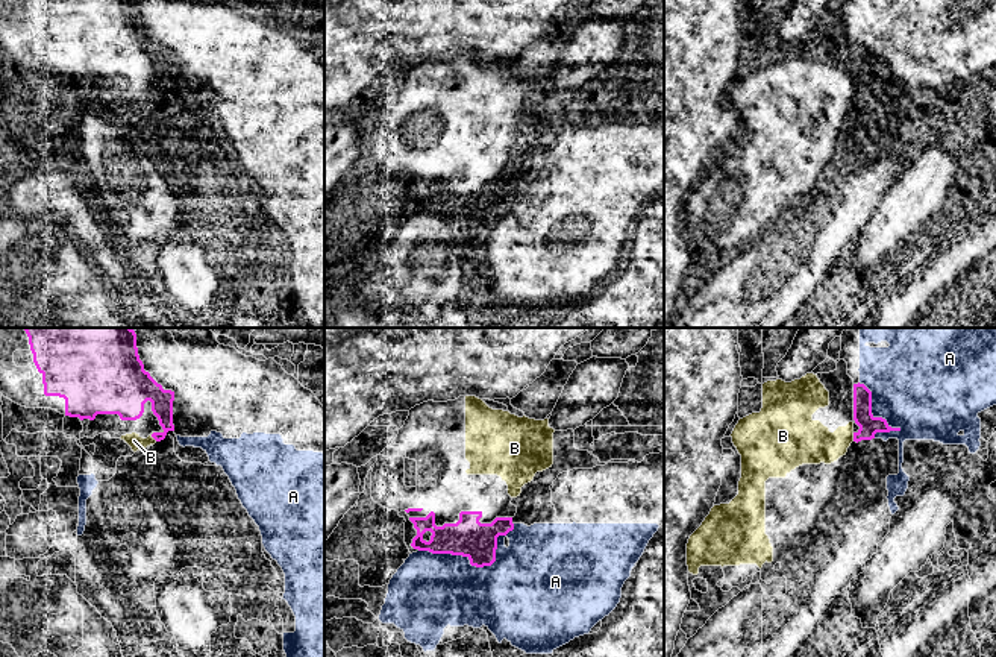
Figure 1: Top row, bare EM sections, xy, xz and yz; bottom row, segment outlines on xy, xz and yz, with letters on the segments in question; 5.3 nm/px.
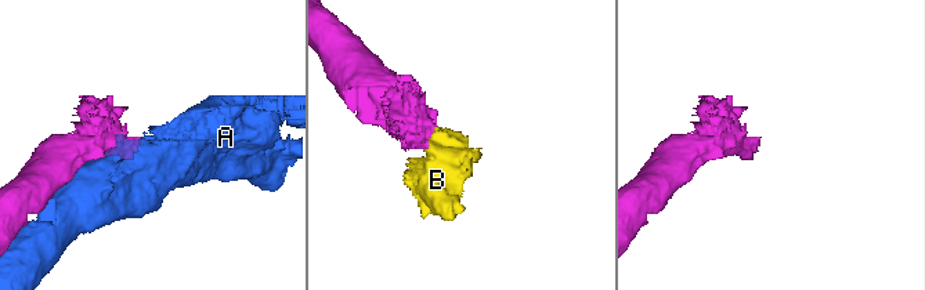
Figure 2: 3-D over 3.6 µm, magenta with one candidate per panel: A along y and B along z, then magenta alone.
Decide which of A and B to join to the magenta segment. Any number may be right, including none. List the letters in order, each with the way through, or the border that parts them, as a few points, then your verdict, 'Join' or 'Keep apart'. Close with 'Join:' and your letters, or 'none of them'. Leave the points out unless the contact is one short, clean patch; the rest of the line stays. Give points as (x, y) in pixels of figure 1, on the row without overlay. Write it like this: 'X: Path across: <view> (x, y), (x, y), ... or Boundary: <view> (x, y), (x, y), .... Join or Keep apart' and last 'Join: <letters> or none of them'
A: Keep apart
B: Join
Join: B

